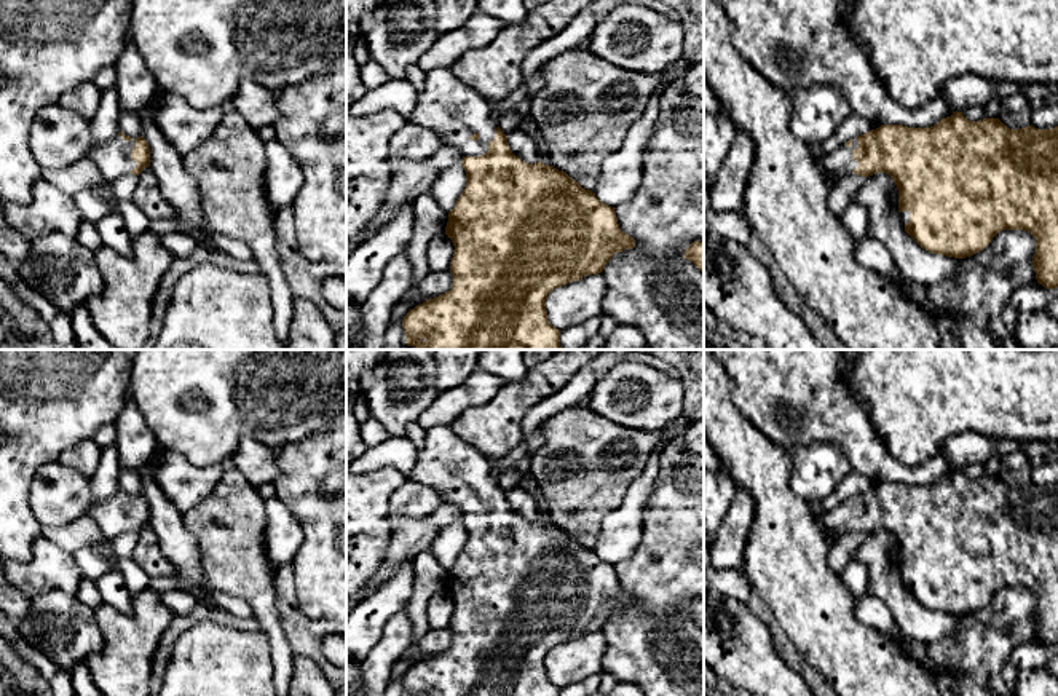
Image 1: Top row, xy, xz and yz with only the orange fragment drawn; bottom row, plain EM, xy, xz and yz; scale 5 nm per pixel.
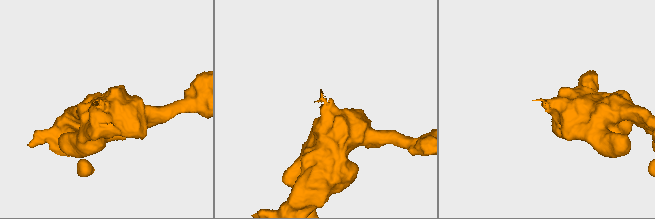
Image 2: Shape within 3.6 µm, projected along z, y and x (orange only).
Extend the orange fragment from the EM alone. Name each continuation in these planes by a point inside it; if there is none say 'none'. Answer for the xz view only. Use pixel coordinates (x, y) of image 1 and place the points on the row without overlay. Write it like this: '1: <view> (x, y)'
1: xz (447, 463)

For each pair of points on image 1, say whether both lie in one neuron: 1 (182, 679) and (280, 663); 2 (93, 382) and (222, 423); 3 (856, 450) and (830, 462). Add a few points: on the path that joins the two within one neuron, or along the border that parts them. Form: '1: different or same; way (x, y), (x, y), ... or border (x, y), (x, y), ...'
1: different; border (264, 631), (268, 637), (273, 679)
2: different; border (131, 366), (128, 393)
3: different; border (811, 442), (835, 442), (852, 468)

